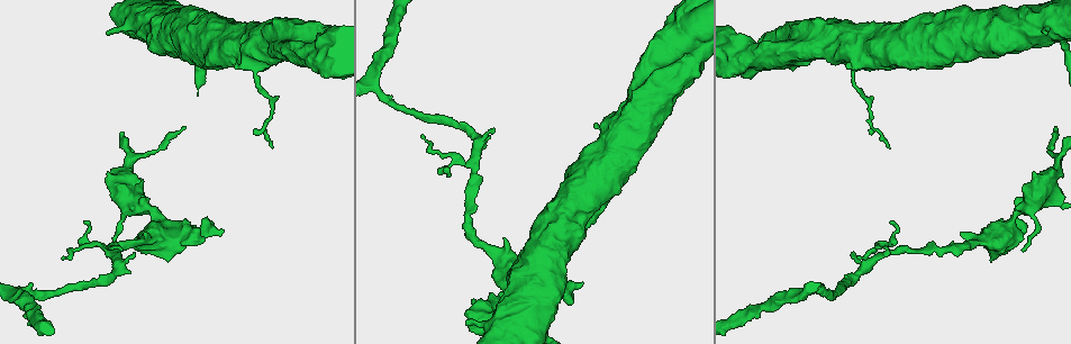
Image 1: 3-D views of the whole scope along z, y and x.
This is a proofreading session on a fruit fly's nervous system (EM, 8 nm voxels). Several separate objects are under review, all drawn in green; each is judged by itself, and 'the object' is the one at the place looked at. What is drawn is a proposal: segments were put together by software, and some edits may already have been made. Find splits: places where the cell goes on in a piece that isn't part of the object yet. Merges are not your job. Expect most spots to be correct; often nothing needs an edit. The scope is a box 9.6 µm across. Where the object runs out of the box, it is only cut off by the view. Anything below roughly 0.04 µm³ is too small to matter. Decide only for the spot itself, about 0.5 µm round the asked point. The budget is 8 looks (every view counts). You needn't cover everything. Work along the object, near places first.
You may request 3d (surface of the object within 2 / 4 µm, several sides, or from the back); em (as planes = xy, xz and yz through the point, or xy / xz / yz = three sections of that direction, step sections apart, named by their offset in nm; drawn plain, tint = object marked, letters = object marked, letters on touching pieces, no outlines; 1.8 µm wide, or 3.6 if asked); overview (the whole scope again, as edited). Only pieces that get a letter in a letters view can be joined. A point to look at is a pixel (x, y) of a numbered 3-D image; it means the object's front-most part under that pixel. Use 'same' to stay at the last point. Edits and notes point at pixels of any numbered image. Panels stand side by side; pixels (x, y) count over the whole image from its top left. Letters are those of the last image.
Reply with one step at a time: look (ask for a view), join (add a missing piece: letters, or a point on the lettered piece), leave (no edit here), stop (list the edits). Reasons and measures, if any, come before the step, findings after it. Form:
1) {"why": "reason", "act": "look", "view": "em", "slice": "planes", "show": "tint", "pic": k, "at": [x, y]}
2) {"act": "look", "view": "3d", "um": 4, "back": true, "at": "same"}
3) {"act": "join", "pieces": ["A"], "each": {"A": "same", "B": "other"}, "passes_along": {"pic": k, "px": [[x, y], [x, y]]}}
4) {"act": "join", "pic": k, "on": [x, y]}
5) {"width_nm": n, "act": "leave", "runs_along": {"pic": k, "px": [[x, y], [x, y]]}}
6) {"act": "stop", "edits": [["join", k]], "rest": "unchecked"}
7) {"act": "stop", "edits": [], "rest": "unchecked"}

{"why": "touches itself", "act": "look", "view": "em", "um": 3.6, "slice": "planes", "show": "letters", "pic": 1, "at": [746, 57]}

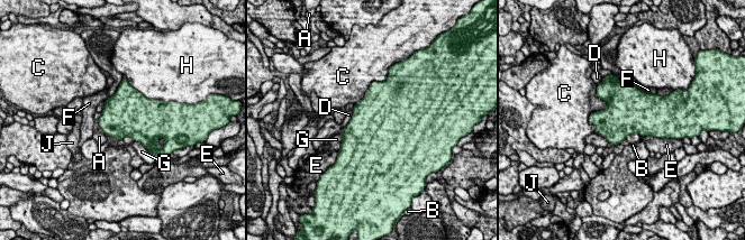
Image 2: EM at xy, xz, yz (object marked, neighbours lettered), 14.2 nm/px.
{"act": "leave", "each": {"A": "other", "B": "other", "C": "other", "D": "other", "E": "other", "F": "other", "G": "other", "H": "other", "J": "other"}, "border": {"pic": 2, "px": [[105, 101], [105, 105], [100, 111]]}, "found": "no lettered piece goes on from it"}

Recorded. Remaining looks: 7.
{"why": "an open end", "act": "look", "view": "3d", "um": 4, "pic": 1, "at": [222, 230]}

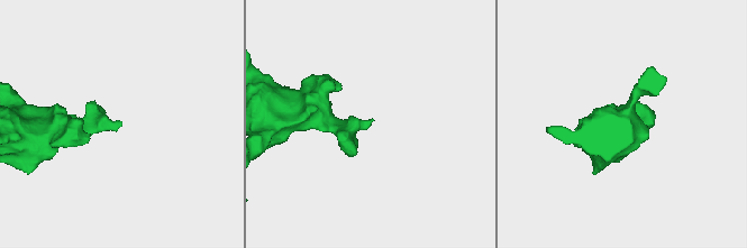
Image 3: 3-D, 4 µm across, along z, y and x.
{"act": "look", "view": "em", "um": 3.6, "slice": "yz", "step": 4, "show": "letters", "pic": 3, "at": [372, 119]}

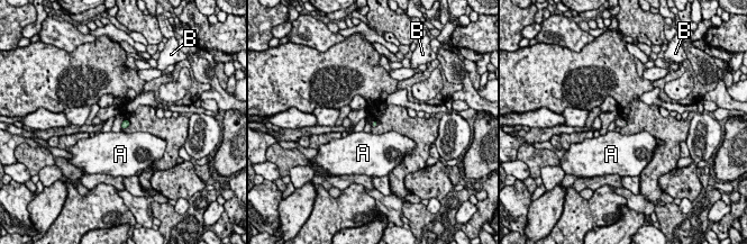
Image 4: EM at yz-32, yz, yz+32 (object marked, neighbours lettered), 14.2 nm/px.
{"act": "look", "view": "em", "um": 3.6, "slice": "planes", "show": "letters", "at": "same"}

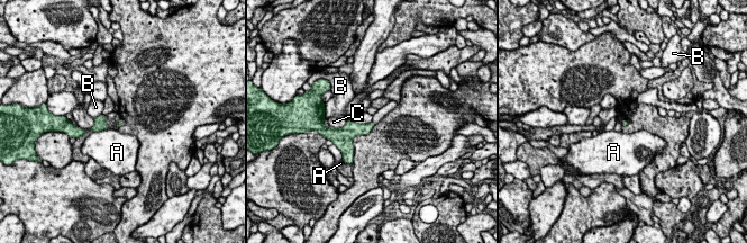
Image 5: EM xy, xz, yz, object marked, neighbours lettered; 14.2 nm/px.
{"act": "leave", "each": {"A": "other", "B": "other", "C": "other"}, "border": {"pic": 5, "px": [[109, 128], [93, 132]]}, "found": "no lettered piece goes on from it"}

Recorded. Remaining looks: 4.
{"why": "free end", "act": "look", "view": "em", "slice": "planes", "show": "letters", "pic": 1, "at": [143, 234]}

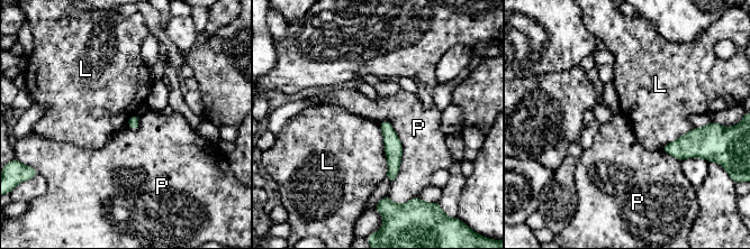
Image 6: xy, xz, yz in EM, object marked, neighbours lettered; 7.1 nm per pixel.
{"act": "leave", "each": {"L": "other", "P": "other"}, "border": {"pic": 6, "px": [[378, 123], [382, 136], [387, 175]]}, "found": "none of them fits"}

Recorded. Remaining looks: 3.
{"why": "free end", "act": "look", "view": "3d", "um": 4, "back": true, "pic": 1, "at": [493, 129]}

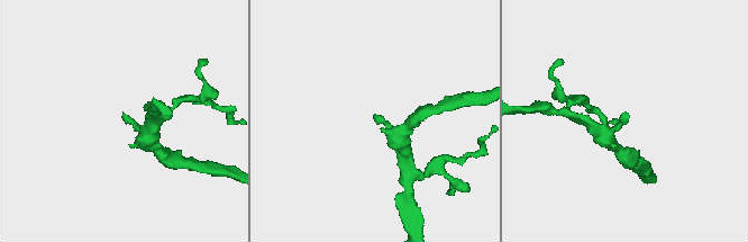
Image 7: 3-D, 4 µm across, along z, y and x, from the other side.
{"why": "now the EM", "act": "look", "view": "em", "slice": "planes", "show": "letters", "pic": 7, "at": [375, 117]}

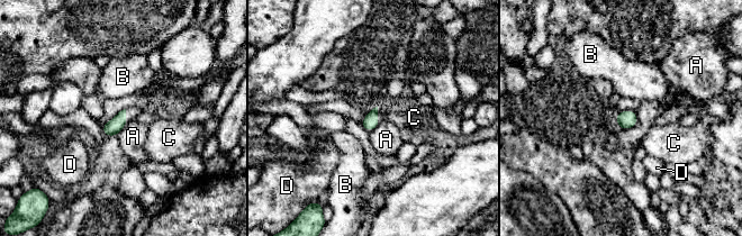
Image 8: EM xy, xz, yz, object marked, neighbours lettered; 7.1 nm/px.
{"width_nm": 110, "act": "leave", "each": {"A": "other", "B": "other", "C": "other", "D": "other"}, "border": {"pic": 8, "px": [[635, 111], [636, 124], [620, 128]]}, "found": "none of them fits"}

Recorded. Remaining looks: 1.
{"act": "stop", "edits": [], "rest": "unchecked"}

